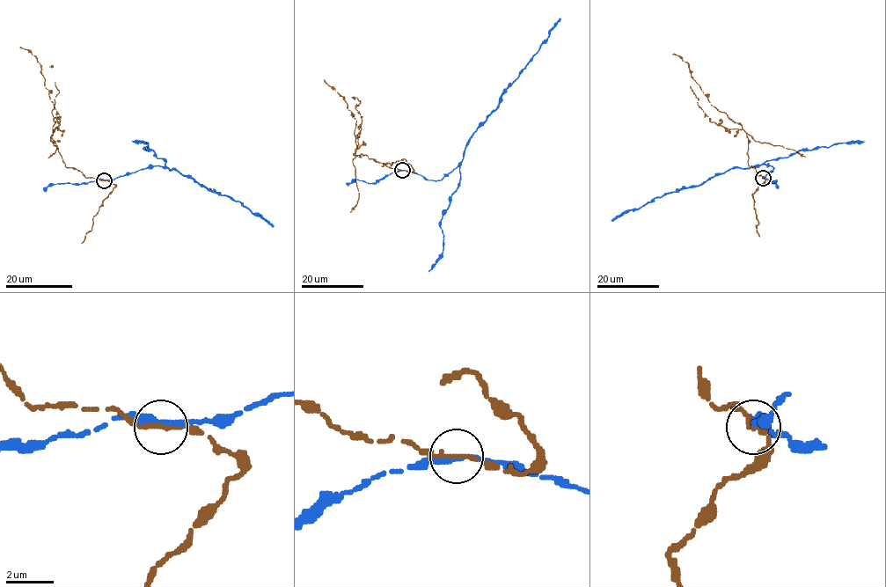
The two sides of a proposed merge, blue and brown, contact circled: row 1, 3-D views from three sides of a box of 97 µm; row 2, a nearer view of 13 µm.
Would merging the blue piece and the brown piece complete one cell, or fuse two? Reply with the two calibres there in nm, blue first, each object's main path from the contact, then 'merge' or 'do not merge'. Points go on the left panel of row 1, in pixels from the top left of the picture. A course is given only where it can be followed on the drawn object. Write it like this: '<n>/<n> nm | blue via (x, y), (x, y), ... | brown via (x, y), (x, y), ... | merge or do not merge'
280/180 nm | blue via (104, 180), (162, 166), (186, 175), (205, 187), (230, 196), (273, 225) | brown via (104, 180), (66, 166), (51, 136), (54, 103), (41, 67), (27, 49), (19, 47) | do not merge

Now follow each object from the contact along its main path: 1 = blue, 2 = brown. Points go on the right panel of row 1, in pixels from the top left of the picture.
1: (763, 178), (773, 171), (773, 167), (763, 164), (727, 170), (700, 185), (655, 197), (611, 220)
2: (763, 178), (748, 165), (746, 132), (713, 106), (691, 76), (688, 64), (672, 55)

